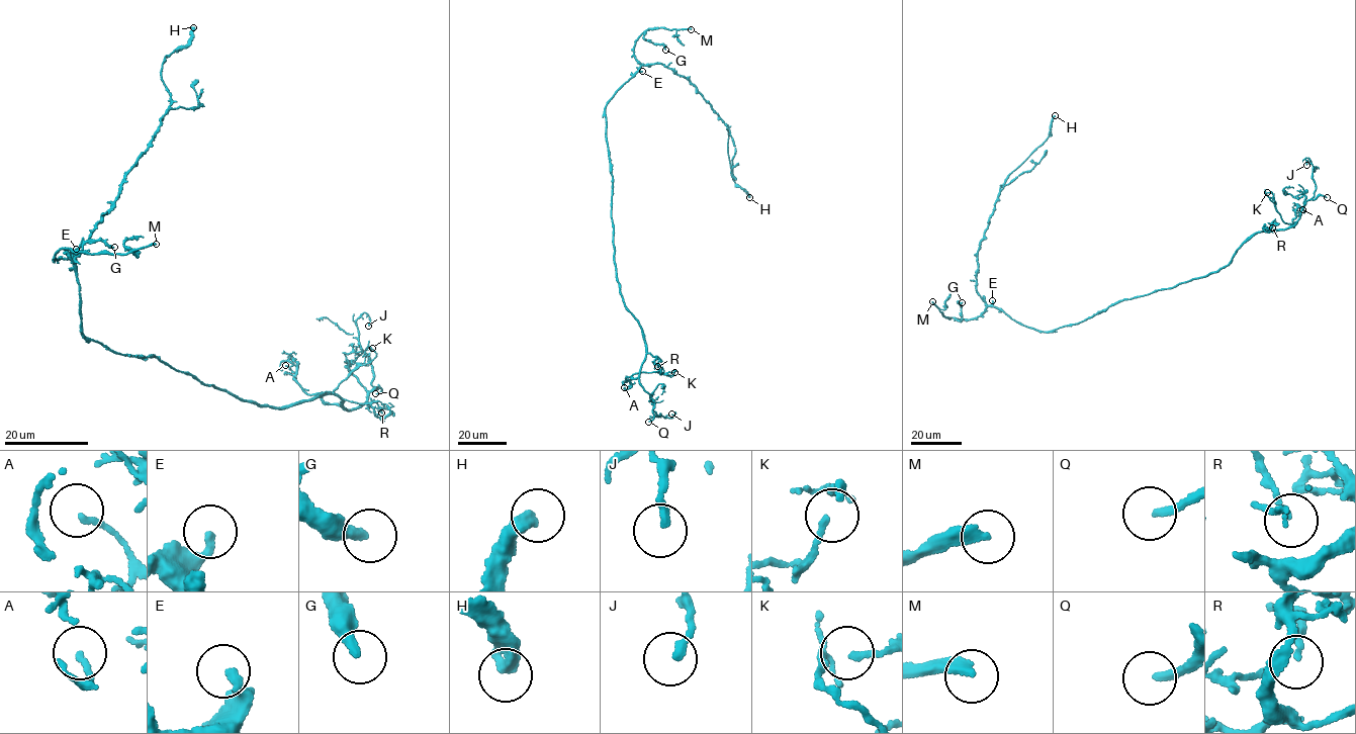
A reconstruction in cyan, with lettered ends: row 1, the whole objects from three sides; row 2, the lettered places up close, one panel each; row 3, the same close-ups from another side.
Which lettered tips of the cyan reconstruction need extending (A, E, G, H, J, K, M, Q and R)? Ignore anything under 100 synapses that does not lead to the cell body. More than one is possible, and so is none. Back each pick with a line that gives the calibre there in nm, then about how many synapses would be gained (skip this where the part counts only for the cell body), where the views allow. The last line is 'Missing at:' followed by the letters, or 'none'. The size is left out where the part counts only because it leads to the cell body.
M: 360 nm thick; about 200 synapses
Q: 240 nm thick
Missing at: M, Q

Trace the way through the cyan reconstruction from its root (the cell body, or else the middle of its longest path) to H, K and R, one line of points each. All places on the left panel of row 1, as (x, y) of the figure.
H: (134, 356), (80, 333), (74, 258), (169, 108), (161, 69), (165, 58), (188, 42), (193, 27)
K: (134, 356), (262, 407), (332, 393), (344, 409), (319, 393), (334, 392), (372, 348)
R: (134, 356), (157, 358), (209, 386), (262, 407), (284, 408), (332, 393), (369, 406), (375, 402), (381, 413)

